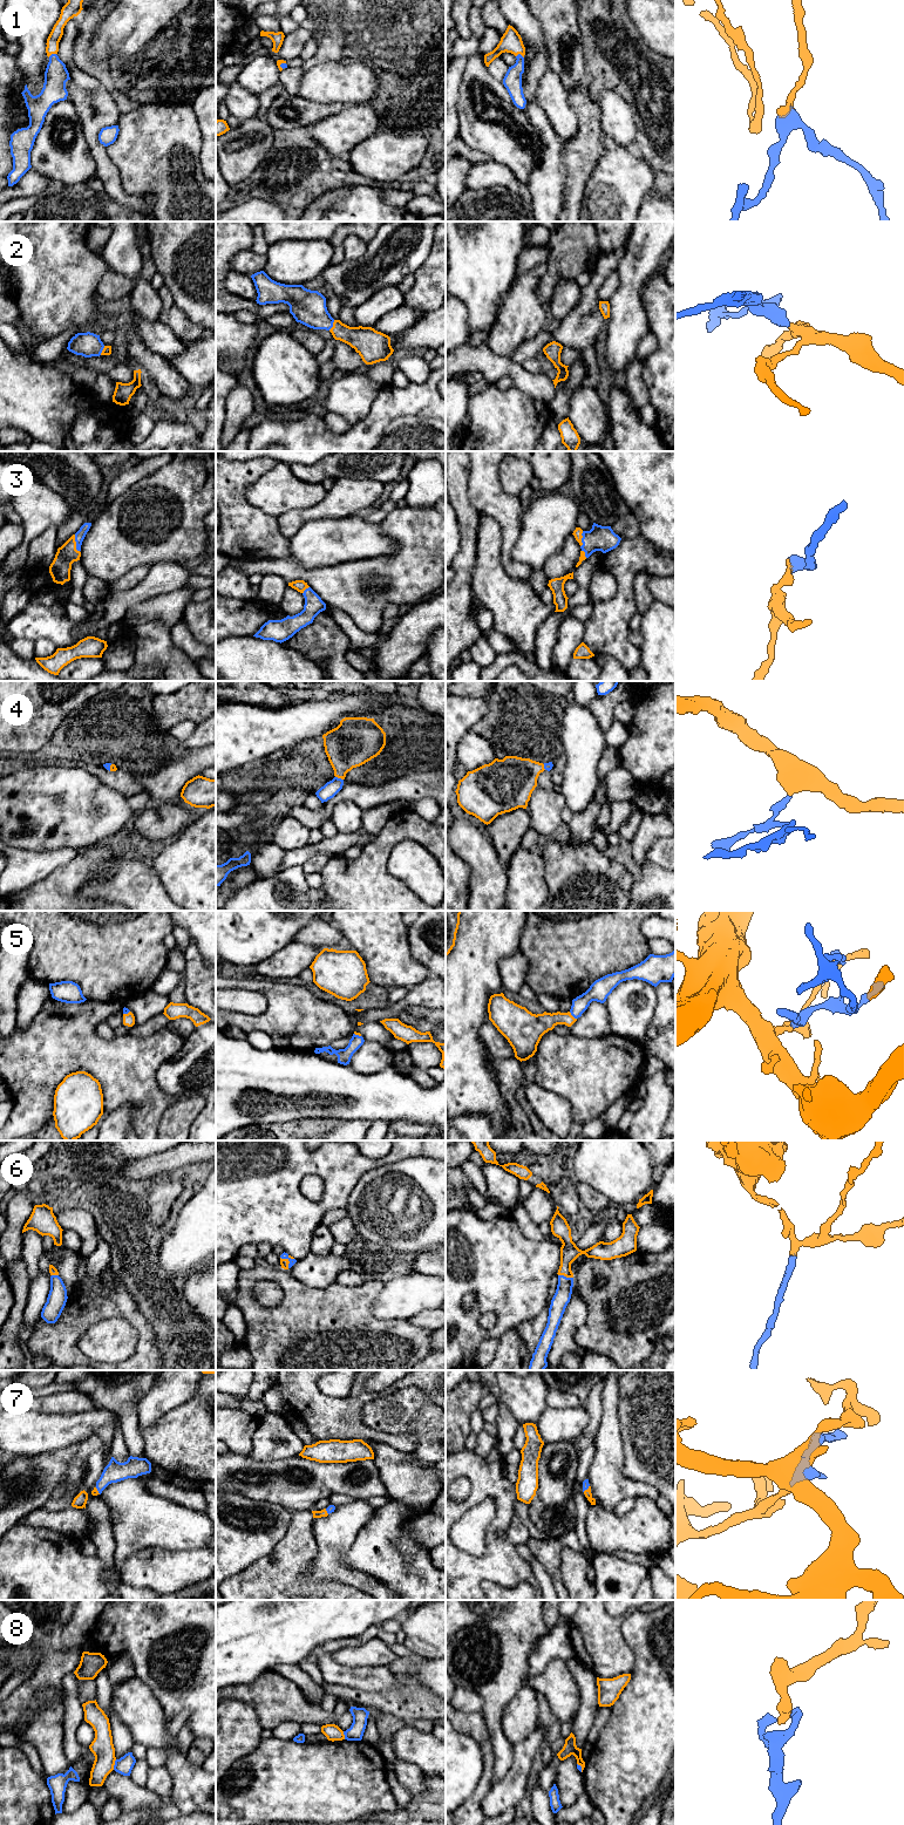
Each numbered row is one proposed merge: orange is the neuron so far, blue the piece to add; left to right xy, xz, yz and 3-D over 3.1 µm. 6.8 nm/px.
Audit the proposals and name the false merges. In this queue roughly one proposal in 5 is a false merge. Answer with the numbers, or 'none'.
8

